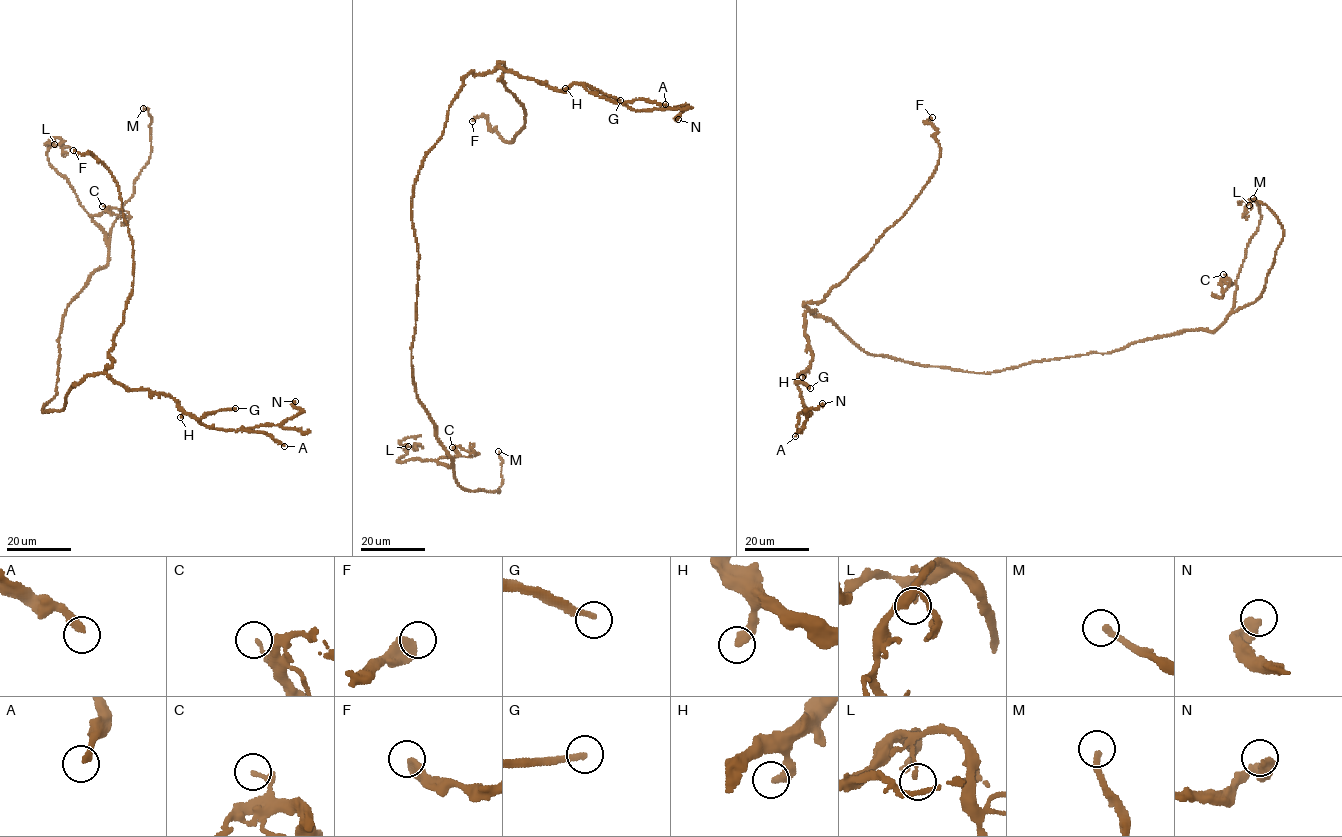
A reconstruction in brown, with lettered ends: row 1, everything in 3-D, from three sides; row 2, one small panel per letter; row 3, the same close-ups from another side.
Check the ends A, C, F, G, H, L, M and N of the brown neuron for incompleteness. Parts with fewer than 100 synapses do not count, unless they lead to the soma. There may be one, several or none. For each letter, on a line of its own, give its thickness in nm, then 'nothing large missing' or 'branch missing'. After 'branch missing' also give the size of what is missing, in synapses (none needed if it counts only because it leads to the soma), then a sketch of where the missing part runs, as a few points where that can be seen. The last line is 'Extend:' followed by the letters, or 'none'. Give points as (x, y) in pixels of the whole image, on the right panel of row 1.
A: 240 nm thick; nothing large missing
C: 150 nm thick; nothing large missing
F: 400 nm thick; nothing large missing
G: 260 nm thick; branch missing; about 200 synapses
H: 400 nm thick; nothing large missing
L: 120 nm thick; nothing large missing
M: 260 nm thick; branch missing; missing branch runs (1253, 198), (1217, 175), (1212, 177)
N: 380 nm thick; nothing large missing
Extend: G, M

